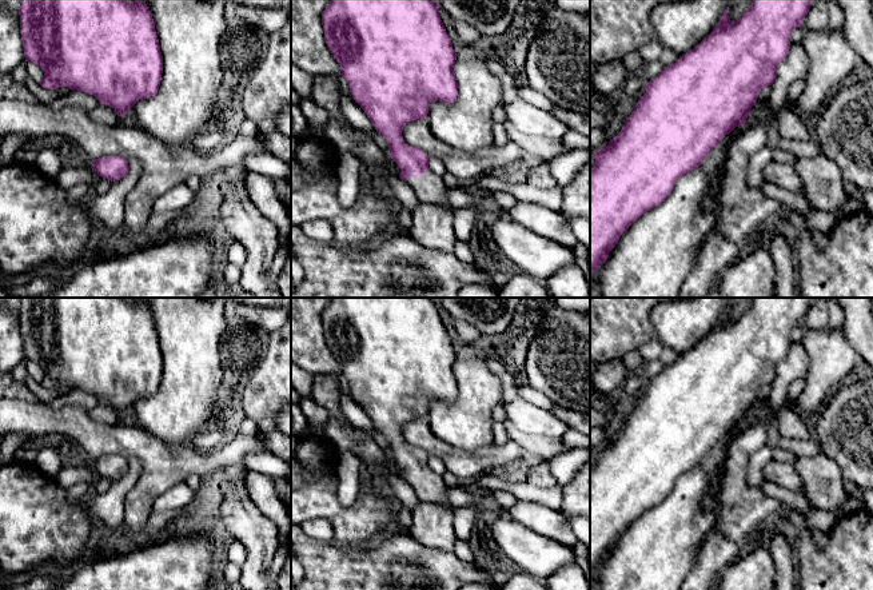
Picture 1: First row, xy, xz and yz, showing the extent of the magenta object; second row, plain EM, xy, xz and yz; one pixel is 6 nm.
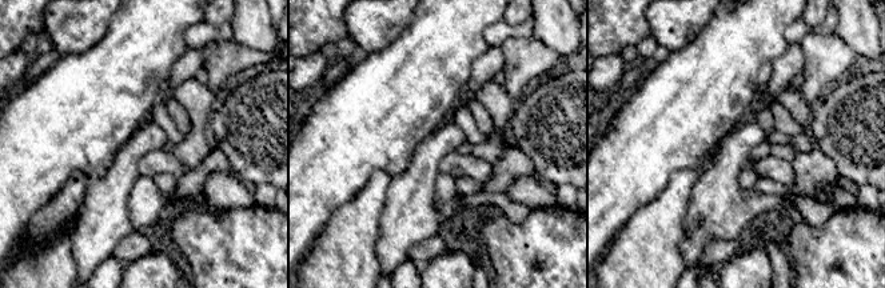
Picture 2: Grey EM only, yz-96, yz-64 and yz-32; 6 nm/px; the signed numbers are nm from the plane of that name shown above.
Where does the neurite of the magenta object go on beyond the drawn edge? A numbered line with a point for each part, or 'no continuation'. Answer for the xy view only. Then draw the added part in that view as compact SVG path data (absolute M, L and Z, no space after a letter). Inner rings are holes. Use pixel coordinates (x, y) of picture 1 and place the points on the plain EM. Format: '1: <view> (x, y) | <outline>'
no continuation

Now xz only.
1: xz (430, 487) | M427 469L422 475L410 475L407 482L414 489L420 502L441 505L454 511L449 487L443 477Z

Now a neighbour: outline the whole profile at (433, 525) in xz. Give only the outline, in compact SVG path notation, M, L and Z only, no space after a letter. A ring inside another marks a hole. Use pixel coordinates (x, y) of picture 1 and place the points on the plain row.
M419 502L412 510L408 534L427 547L454 553L454 511L441 505Z

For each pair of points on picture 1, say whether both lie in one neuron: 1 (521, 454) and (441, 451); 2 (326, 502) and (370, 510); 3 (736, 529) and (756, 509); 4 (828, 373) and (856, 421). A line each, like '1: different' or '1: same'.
1: same
2: same
3: same
4: different

